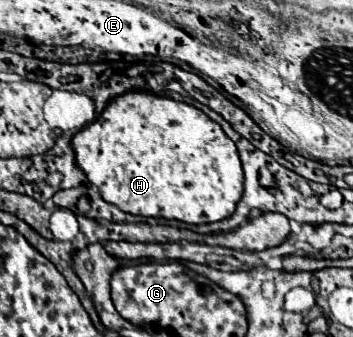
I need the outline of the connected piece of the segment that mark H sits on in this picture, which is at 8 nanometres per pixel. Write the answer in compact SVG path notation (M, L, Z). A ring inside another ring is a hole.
M129 91L123 95L113 97L107 107L101 111L101 115L87 127L83 127L81 131L77 131L71 137L71 147L75 151L75 161L77 165L83 169L83 173L87 175L89 183L93 183L101 197L107 203L117 205L121 211L131 213L131 215L143 215L143 217L163 217L163 219L177 219L177 221L185 221L185 223L213 223L213 221L221 221L225 217L229 217L235 211L235 205L239 201L239 197L243 195L243 169L241 169L241 159L237 153L235 143L225 135L225 131L221 129L221 125L217 125L215 121L211 121L201 109L175 101L171 97L161 97L155 95L153 91Z

